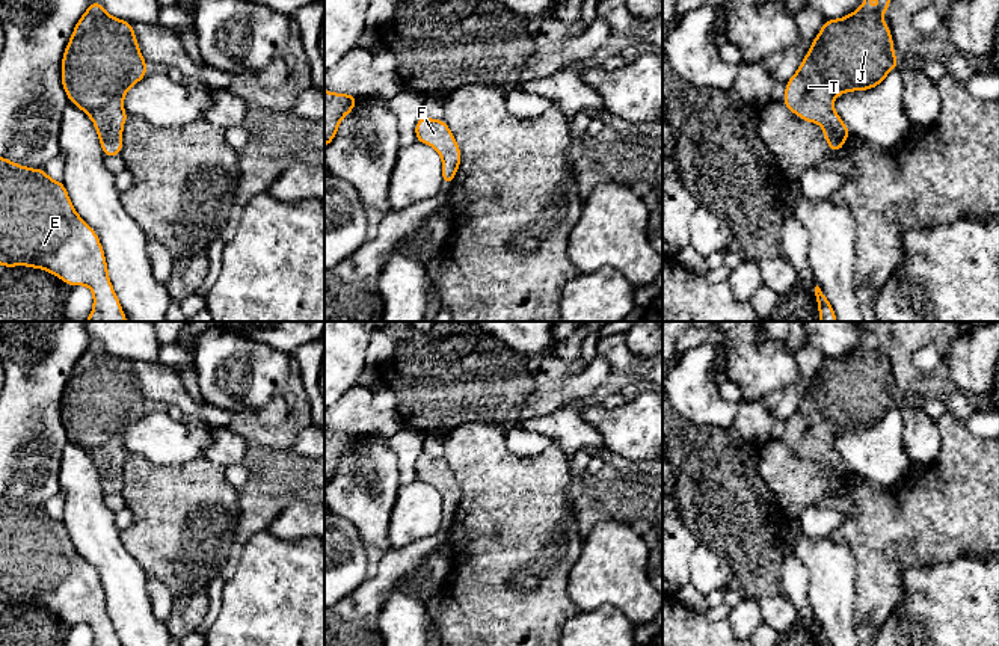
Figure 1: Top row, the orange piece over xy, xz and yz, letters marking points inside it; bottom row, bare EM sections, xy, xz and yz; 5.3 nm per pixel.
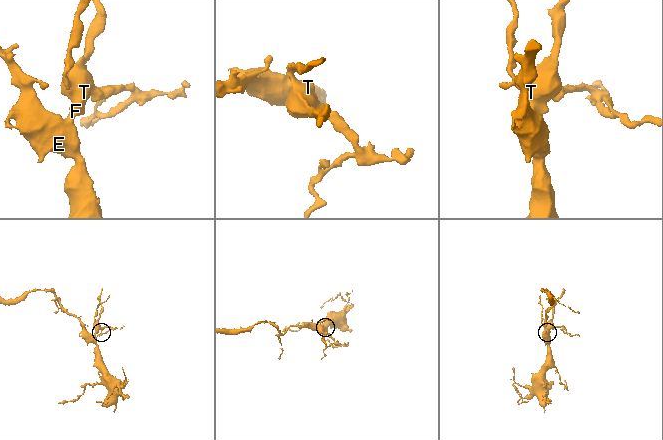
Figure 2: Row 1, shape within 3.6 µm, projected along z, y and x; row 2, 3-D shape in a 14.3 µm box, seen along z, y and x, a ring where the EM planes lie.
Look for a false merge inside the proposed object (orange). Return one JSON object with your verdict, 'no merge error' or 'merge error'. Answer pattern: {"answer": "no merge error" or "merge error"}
{"answer": "no merge error"}

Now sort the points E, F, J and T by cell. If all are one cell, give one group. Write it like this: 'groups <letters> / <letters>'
groups E F J T

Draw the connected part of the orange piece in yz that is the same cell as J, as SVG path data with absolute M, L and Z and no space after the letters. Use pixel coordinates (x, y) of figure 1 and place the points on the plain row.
M857 321L854 326L863 338L862 344L844 356L824 359L798 409L786 420L783 436L792 451L824 466L827 483L835 491L853 472L833 447L835 436L844 430L872 427L899 405L889 364L881 356L890 347L890 321Z

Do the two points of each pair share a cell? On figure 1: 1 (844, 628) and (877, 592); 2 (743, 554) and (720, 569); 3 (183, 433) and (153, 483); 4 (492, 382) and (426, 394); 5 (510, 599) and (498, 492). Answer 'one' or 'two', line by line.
1: two
2: two
3: two
4: one
5: one

